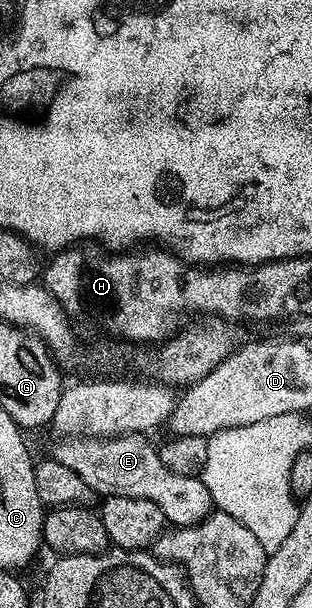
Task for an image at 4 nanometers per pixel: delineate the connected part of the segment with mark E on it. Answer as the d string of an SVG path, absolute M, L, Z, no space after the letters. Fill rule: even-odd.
M123 433L120 437L86 437L84 439L65 439L60 443L55 459L63 463L63 467L71 467L87 487L93 489L94 494L105 497L138 497L147 499L163 511L166 522L170 526L197 525L204 517L209 516L214 508L213 499L204 481L200 477L188 477L187 475L175 475L163 467L163 459L157 454L158 446L149 442L148 436L140 433Z

